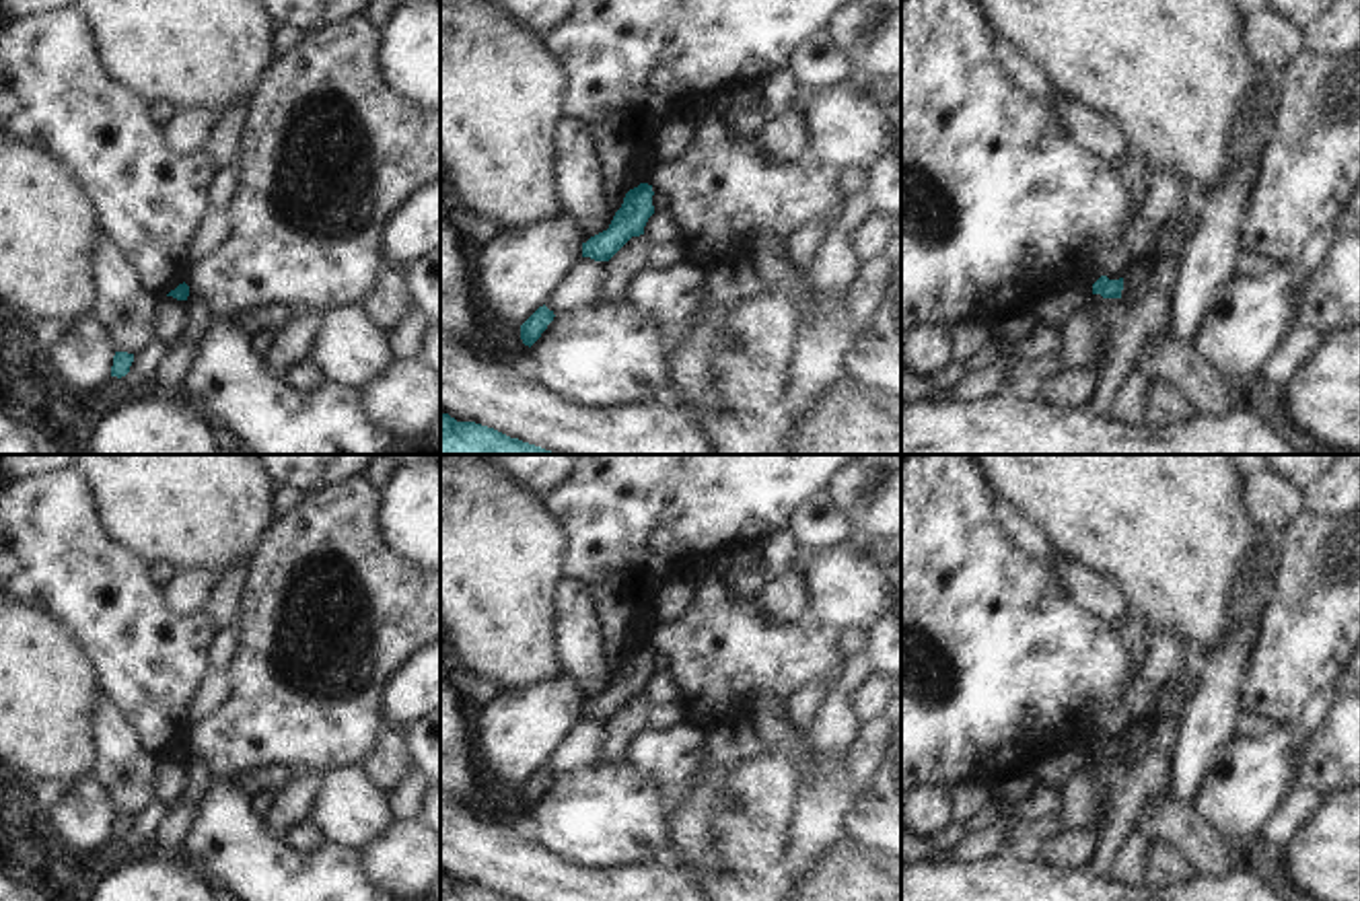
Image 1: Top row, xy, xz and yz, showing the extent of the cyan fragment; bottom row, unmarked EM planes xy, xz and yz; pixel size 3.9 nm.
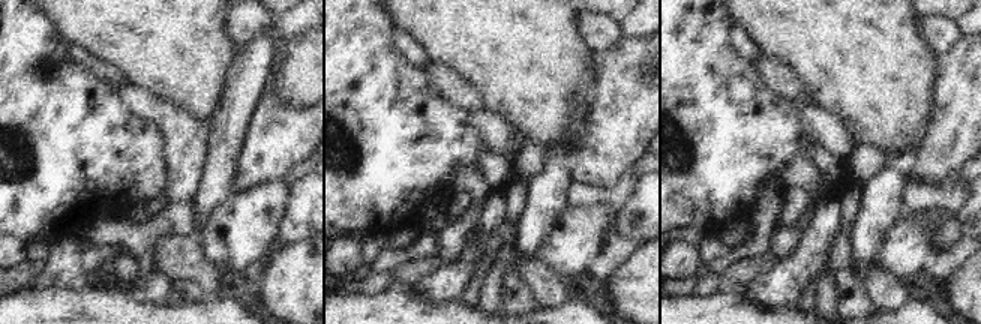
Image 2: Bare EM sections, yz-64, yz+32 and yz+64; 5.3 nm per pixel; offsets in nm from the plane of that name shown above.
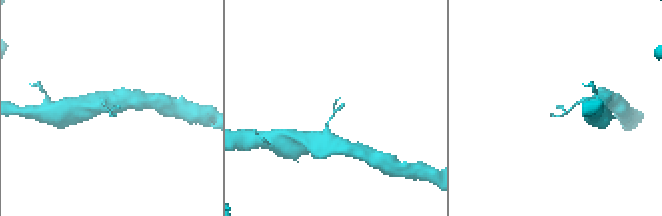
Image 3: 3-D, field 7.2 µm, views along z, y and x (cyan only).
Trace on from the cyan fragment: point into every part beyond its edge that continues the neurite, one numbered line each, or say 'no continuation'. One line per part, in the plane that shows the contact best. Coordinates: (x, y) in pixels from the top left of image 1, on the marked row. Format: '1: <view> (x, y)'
no continuation.

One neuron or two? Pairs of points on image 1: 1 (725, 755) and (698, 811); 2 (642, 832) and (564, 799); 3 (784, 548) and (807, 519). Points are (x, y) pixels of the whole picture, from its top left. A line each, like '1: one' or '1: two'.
1: one
2: one
3: two

